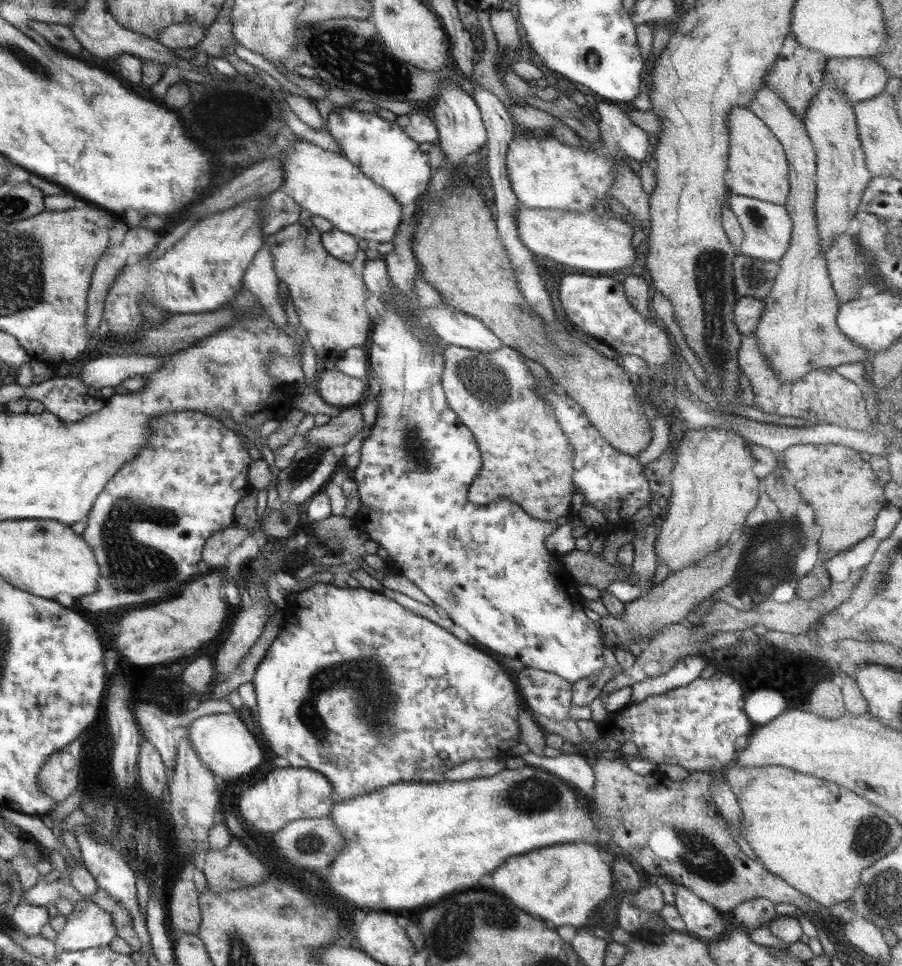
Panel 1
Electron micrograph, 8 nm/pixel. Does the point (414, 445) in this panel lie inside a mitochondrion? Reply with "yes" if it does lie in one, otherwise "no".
yes

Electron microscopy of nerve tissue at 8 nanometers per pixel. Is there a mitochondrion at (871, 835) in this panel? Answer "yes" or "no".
yes

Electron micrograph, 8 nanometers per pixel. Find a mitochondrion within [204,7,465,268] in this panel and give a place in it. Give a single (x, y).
(343, 54)

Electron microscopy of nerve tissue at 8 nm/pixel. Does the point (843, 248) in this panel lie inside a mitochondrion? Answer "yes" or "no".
no

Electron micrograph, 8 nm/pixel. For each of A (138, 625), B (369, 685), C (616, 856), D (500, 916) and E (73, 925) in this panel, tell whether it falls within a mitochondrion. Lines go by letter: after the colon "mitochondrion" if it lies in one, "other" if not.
A: other
B: mitochondrion
C: other
D: mitochondrion
E: other

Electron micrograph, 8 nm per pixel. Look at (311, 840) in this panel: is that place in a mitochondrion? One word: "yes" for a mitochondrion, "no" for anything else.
yes

